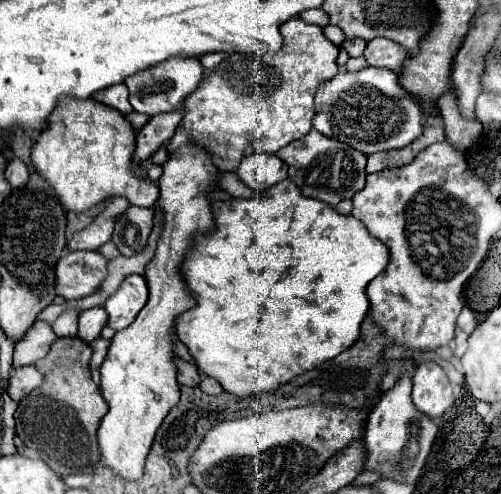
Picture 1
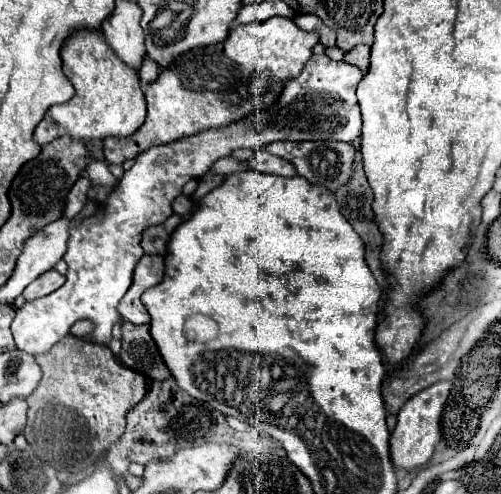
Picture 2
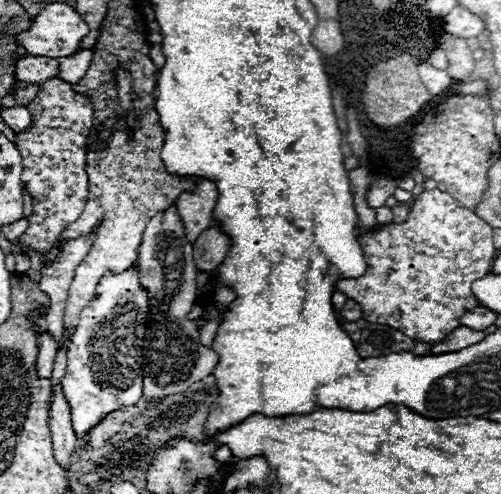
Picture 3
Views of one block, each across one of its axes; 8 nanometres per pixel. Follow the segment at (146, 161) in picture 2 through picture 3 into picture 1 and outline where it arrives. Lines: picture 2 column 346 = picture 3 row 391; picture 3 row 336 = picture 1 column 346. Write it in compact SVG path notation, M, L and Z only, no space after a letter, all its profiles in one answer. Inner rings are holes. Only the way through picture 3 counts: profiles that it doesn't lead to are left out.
M366 66L360 72L348 72L340 68L334 80L326 80L318 86L314 128L334 140L352 144L356 150L368 154L404 148L422 134L424 114L412 100L412 96L400 88L398 74L386 68Z

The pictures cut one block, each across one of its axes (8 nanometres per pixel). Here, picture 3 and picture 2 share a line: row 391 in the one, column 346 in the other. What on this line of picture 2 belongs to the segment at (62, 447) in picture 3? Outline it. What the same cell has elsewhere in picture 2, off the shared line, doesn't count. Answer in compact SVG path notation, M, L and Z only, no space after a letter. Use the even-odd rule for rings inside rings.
M360 44L360 46L352 48L350 52L346 52L344 62L358 66L358 68L360 68L360 70L366 74L366 72L368 72L368 66L370 66L370 46Z

